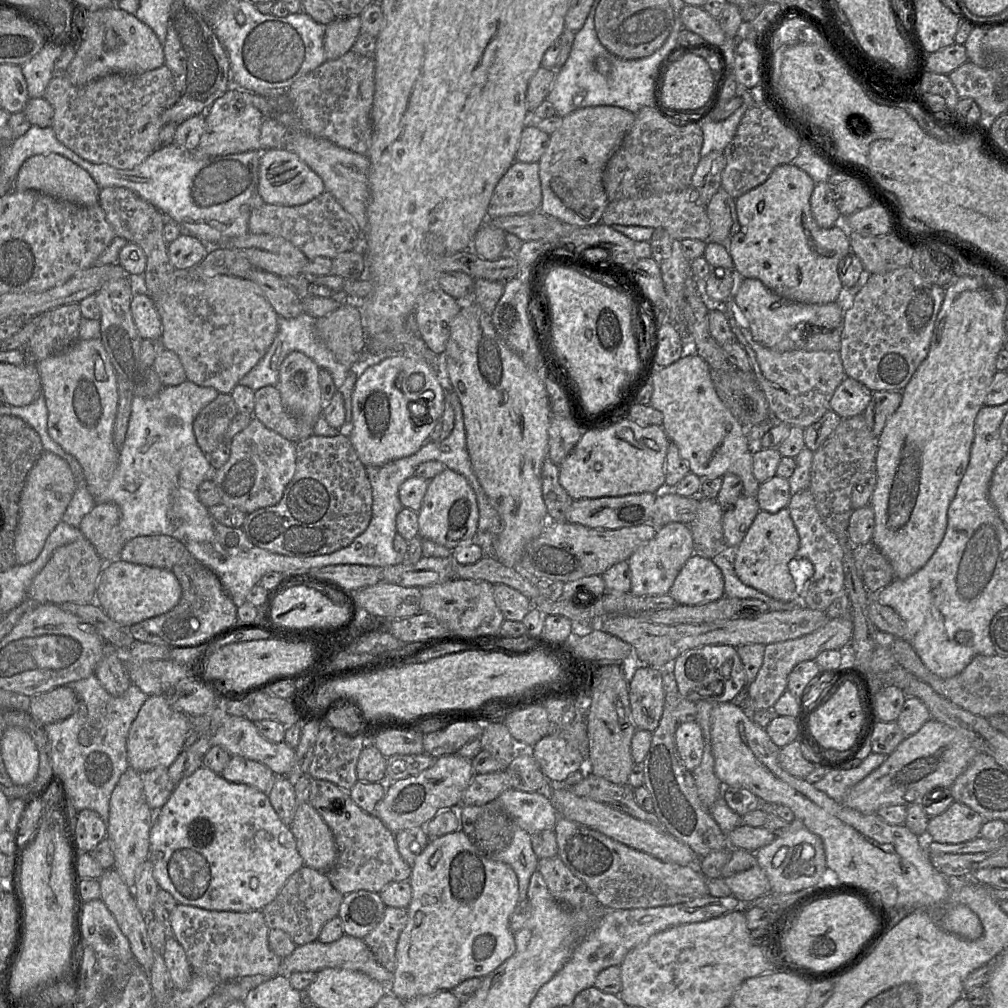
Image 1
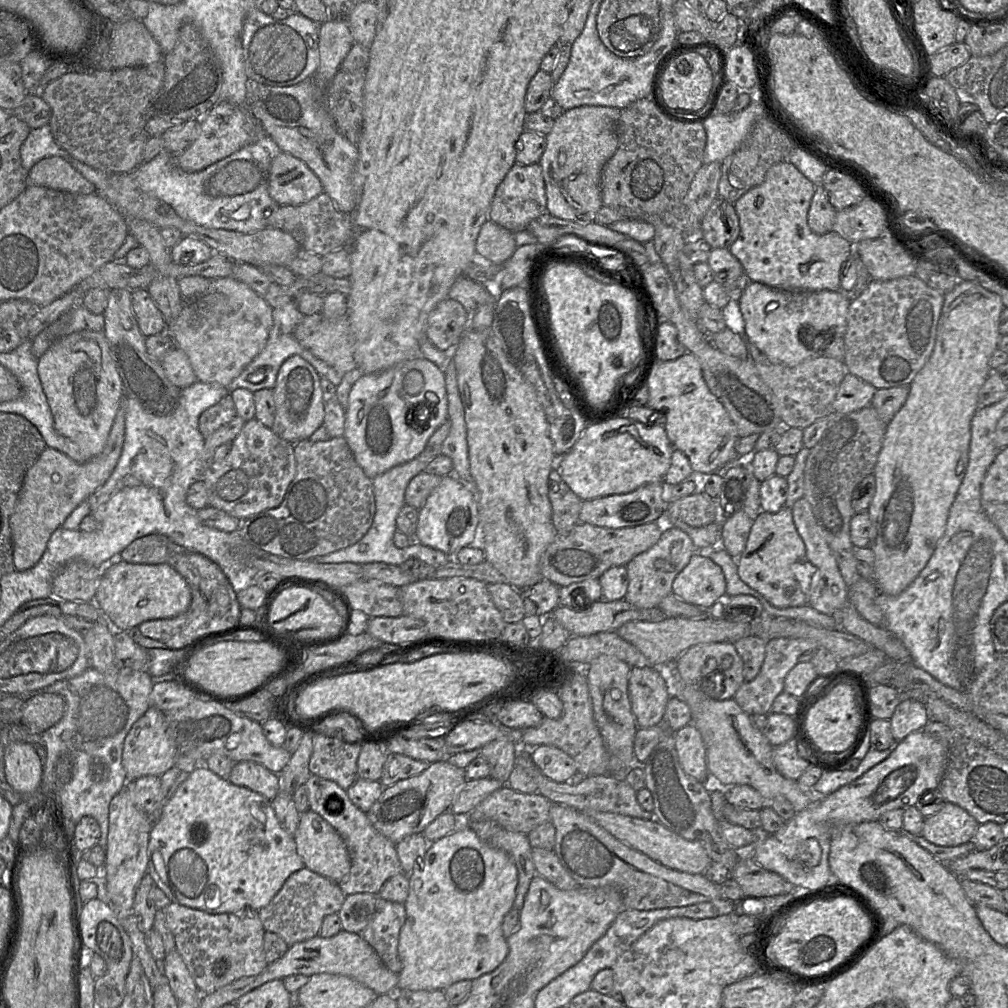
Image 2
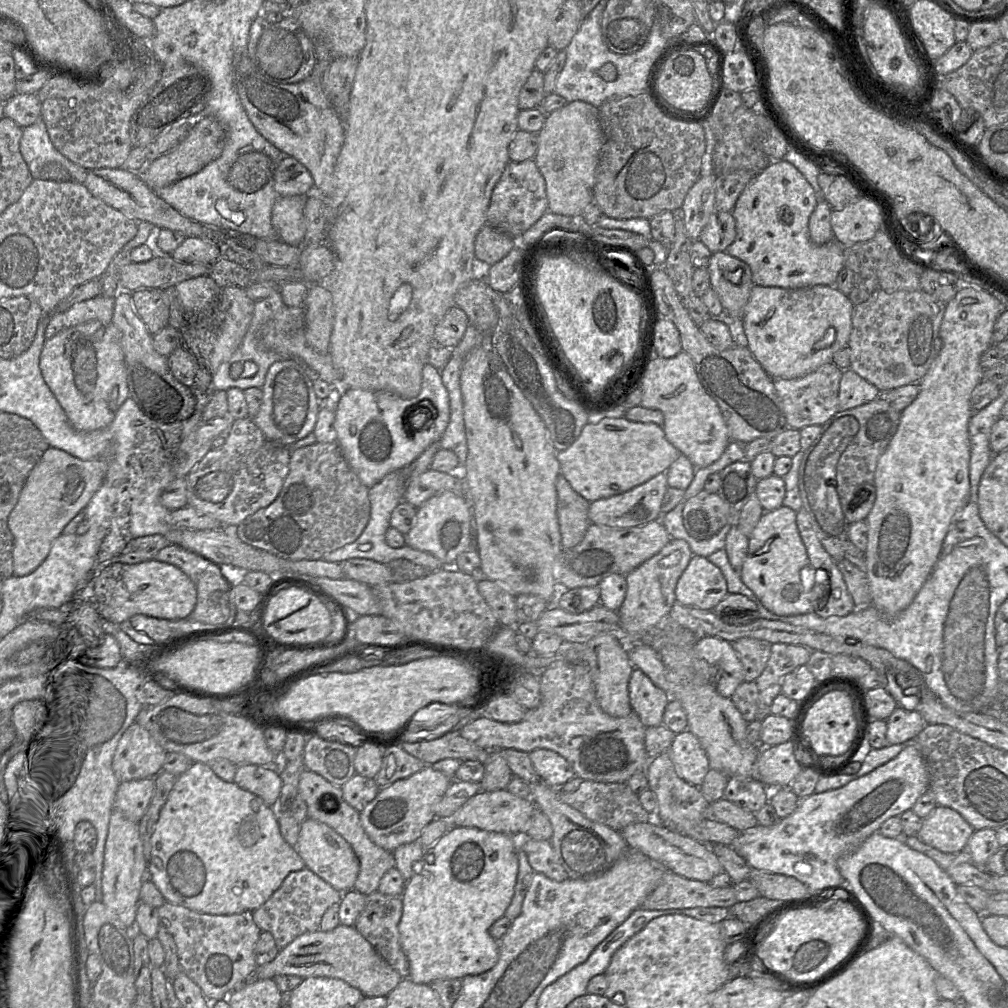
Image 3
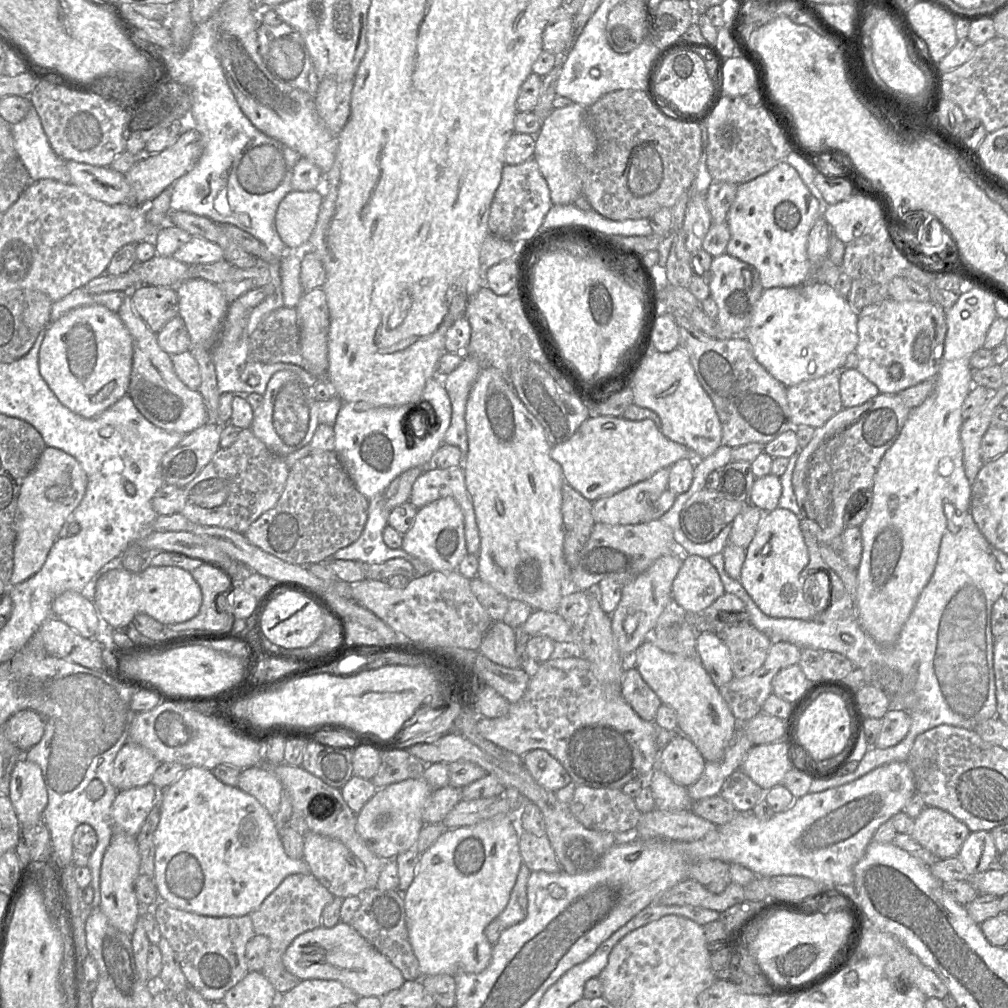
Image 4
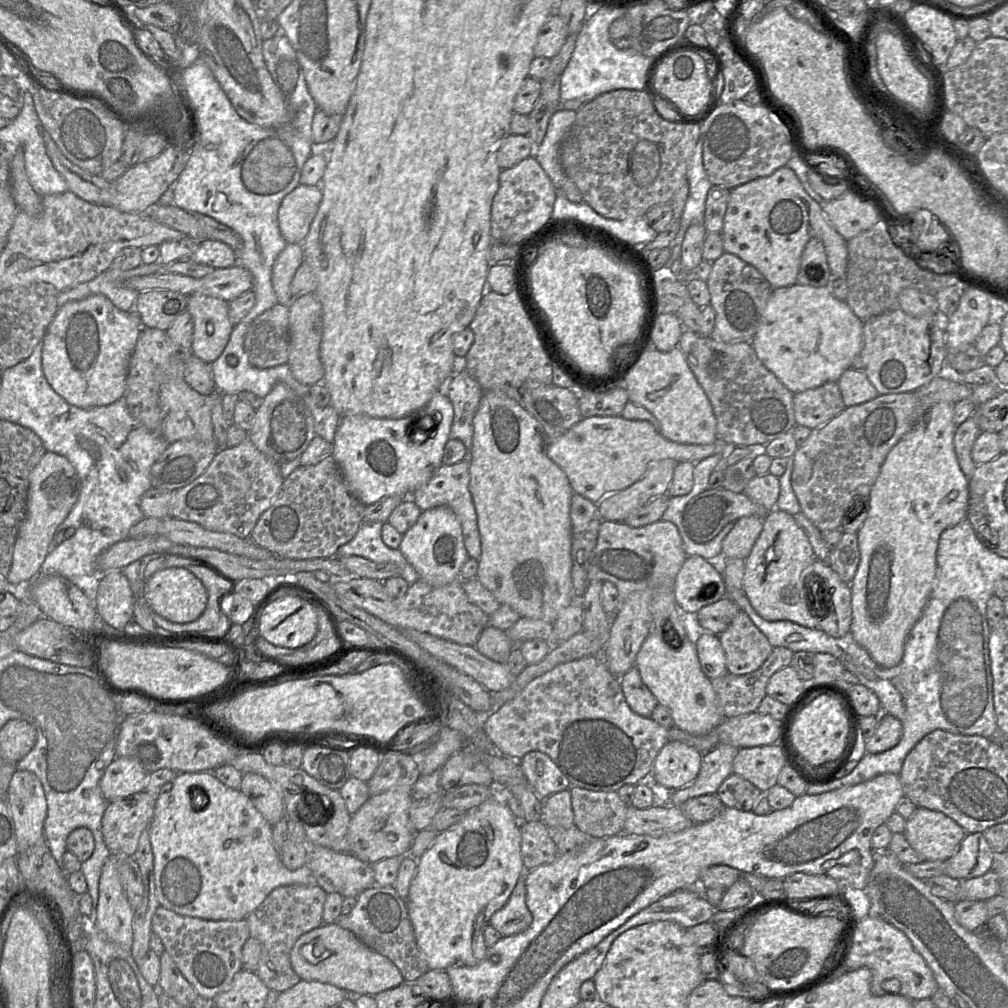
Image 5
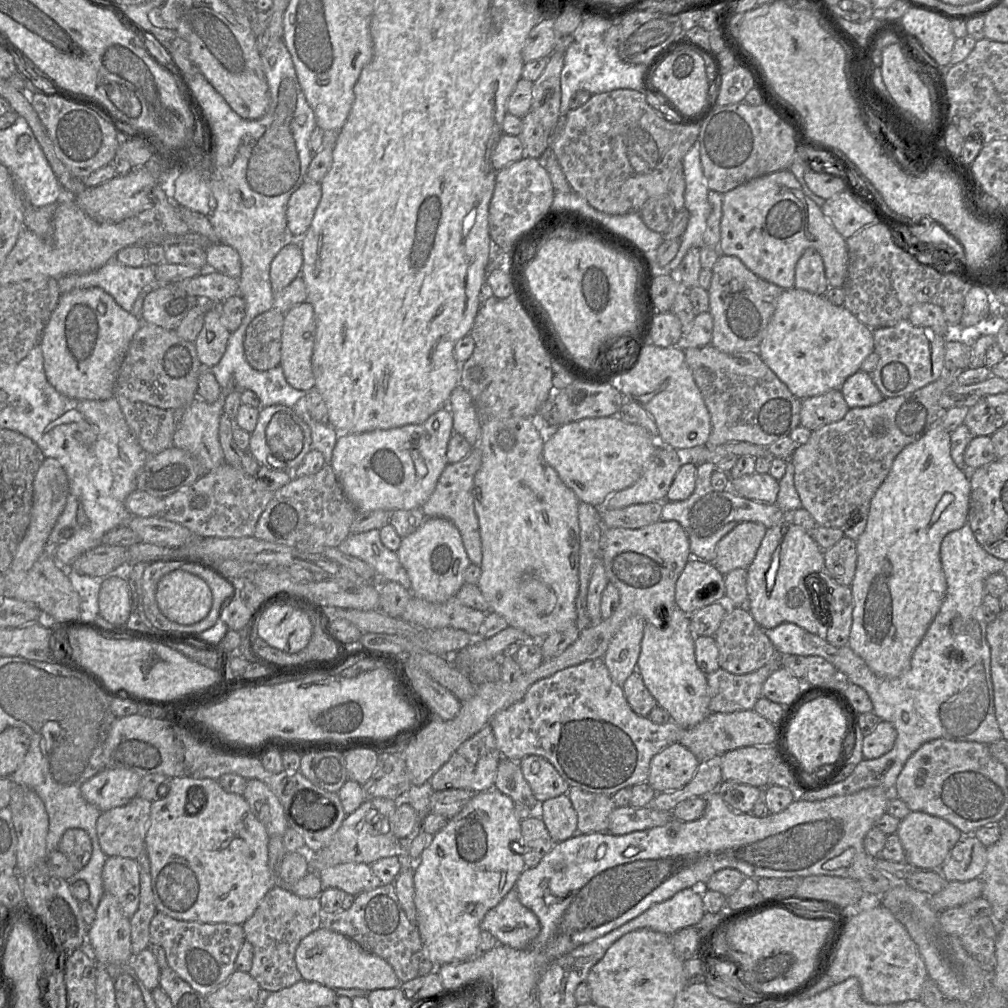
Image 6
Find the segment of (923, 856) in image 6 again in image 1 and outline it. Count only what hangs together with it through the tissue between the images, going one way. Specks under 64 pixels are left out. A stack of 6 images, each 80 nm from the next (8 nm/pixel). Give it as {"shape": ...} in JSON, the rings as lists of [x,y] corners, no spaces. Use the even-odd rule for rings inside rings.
{"shape":[[[954,801],[942,814],[930,817],[926,831],[926,839],[943,844],[967,842],[980,836],[984,822],[982,816],[972,808],[964,803]]]}

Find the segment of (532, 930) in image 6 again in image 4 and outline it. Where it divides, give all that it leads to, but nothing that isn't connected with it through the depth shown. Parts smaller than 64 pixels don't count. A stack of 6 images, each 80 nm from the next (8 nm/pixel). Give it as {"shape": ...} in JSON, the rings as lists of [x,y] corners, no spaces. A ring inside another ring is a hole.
{"shape":[[[522,863],[506,908],[496,918],[505,928],[516,925],[527,916],[527,885],[531,871]]]}

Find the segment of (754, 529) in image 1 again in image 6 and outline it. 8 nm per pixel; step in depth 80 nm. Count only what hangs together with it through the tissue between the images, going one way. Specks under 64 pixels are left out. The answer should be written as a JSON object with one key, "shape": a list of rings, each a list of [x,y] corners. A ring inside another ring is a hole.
{"shape":[[[789,518],[784,519],[782,522],[780,522],[778,525],[773,526],[771,528],[768,528],[765,536],[757,550],[757,553],[755,555],[755,558],[751,565],[747,568],[747,593],[748,593],[748,599],[746,602],[746,608],[752,615],[753,619],[755,622],[762,628],[762,629],[770,629],[770,628],[775,628],[778,625],[782,623],[793,623],[796,624],[805,630],[807,630],[810,633],[819,635],[820,637],[825,639],[825,635],[827,633],[827,625],[823,626],[821,623],[819,623],[819,620],[814,616],[814,614],[817,612],[817,604],[816,605],[811,605],[809,602],[809,594],[810,592],[814,589],[814,586],[818,584],[820,585],[819,582],[816,580],[810,580],[808,579],[806,588],[808,587],[808,584],[811,586],[811,590],[807,591],[805,588],[805,577],[811,573],[817,573],[819,575],[820,572],[824,570],[824,556],[823,556],[823,550],[819,547],[819,545],[815,542],[815,540],[800,526],[795,525],[792,521],[790,521]]]}

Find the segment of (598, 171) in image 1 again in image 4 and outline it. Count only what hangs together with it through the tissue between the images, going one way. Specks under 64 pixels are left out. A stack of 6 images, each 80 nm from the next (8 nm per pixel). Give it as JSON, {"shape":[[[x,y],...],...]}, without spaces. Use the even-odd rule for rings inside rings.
{"shape":[[[578,103],[554,108],[535,137],[533,158],[548,184],[552,203],[573,204],[579,195],[583,195],[584,173],[590,170],[590,161],[597,148],[596,136],[589,126],[588,108]]]}

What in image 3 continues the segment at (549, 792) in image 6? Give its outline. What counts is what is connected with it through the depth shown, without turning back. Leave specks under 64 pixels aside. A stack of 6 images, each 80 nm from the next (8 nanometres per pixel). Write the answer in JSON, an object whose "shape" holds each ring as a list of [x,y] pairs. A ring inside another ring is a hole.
{"shape":[[[537,749],[528,755],[541,781],[551,788],[560,788],[576,777],[567,760],[554,751]]]}

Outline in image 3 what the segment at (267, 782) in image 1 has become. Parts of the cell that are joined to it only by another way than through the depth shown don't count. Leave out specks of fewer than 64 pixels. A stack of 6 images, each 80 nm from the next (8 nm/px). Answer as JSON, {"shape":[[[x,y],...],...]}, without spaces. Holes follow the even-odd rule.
{"shape":[[[238,765],[234,783],[261,797],[266,804],[276,809],[282,788],[282,779],[276,767]]]}

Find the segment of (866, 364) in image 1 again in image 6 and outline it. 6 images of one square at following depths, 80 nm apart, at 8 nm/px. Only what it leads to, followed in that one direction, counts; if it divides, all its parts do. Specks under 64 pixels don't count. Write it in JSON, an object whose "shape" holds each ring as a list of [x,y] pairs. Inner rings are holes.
{"shape":[[[902,320],[893,327],[873,330],[874,352],[879,355],[872,380],[884,398],[910,394],[938,380],[944,373],[945,337]]]}

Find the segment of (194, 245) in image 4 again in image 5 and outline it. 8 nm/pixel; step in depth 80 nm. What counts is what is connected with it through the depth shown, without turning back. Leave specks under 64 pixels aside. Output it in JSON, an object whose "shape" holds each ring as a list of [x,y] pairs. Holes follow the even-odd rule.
{"shape":[[[207,238],[199,240],[194,252],[181,260],[194,261],[215,269],[228,268],[238,263],[237,251],[222,241]]]}

